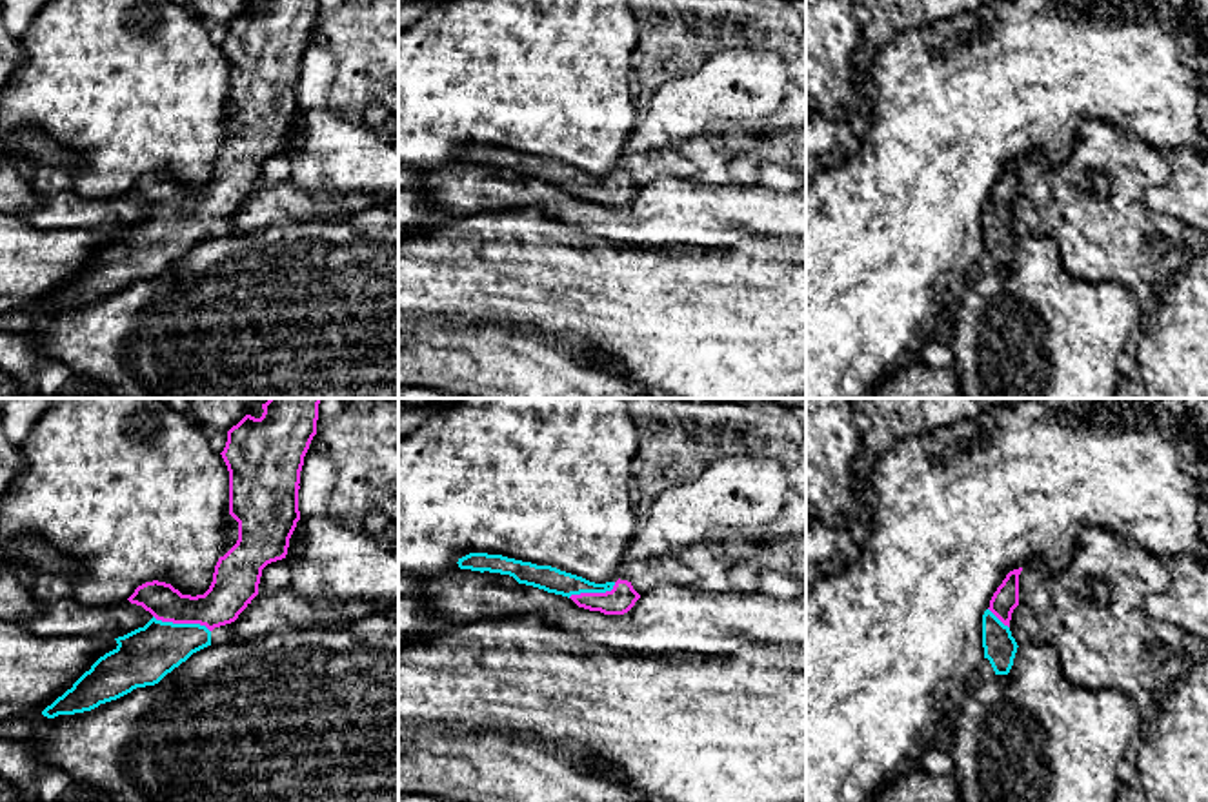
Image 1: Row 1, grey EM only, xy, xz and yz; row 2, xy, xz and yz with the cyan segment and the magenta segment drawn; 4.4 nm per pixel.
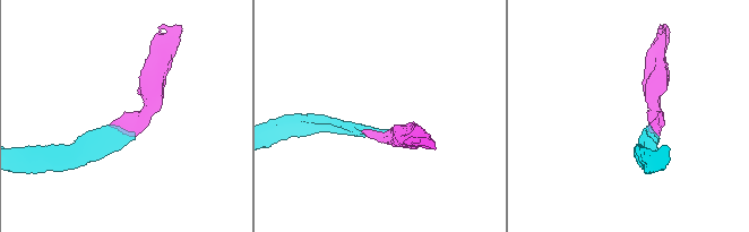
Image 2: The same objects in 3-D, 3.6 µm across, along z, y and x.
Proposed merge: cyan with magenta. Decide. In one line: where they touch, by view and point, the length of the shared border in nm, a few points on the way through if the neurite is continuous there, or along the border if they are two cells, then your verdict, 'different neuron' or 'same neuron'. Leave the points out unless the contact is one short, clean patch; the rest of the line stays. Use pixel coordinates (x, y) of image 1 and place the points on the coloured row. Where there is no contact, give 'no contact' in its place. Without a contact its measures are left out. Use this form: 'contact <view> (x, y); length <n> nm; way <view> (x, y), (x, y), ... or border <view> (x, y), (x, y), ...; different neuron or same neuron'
contact xy (182, 624); length 260 nm; way xy (142, 657), (159, 648), (182, 624), (213, 610), (230, 593); same neuron

